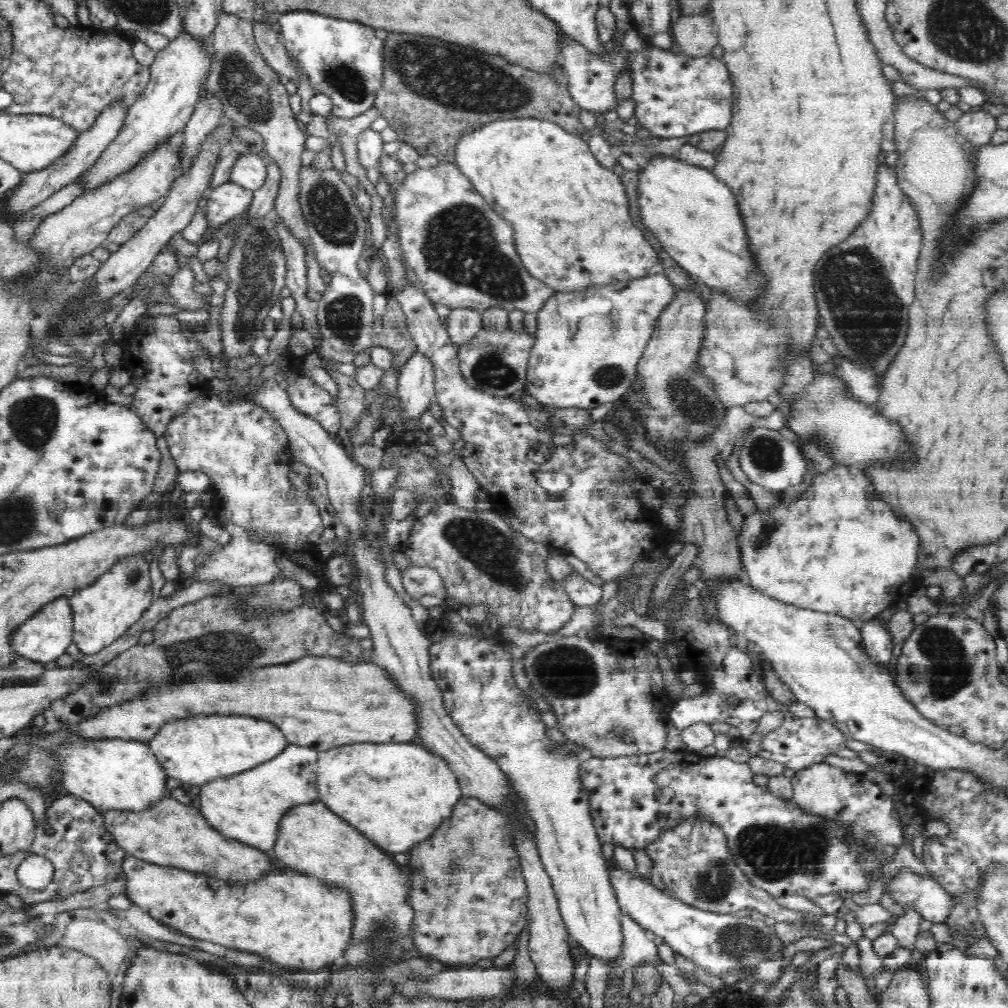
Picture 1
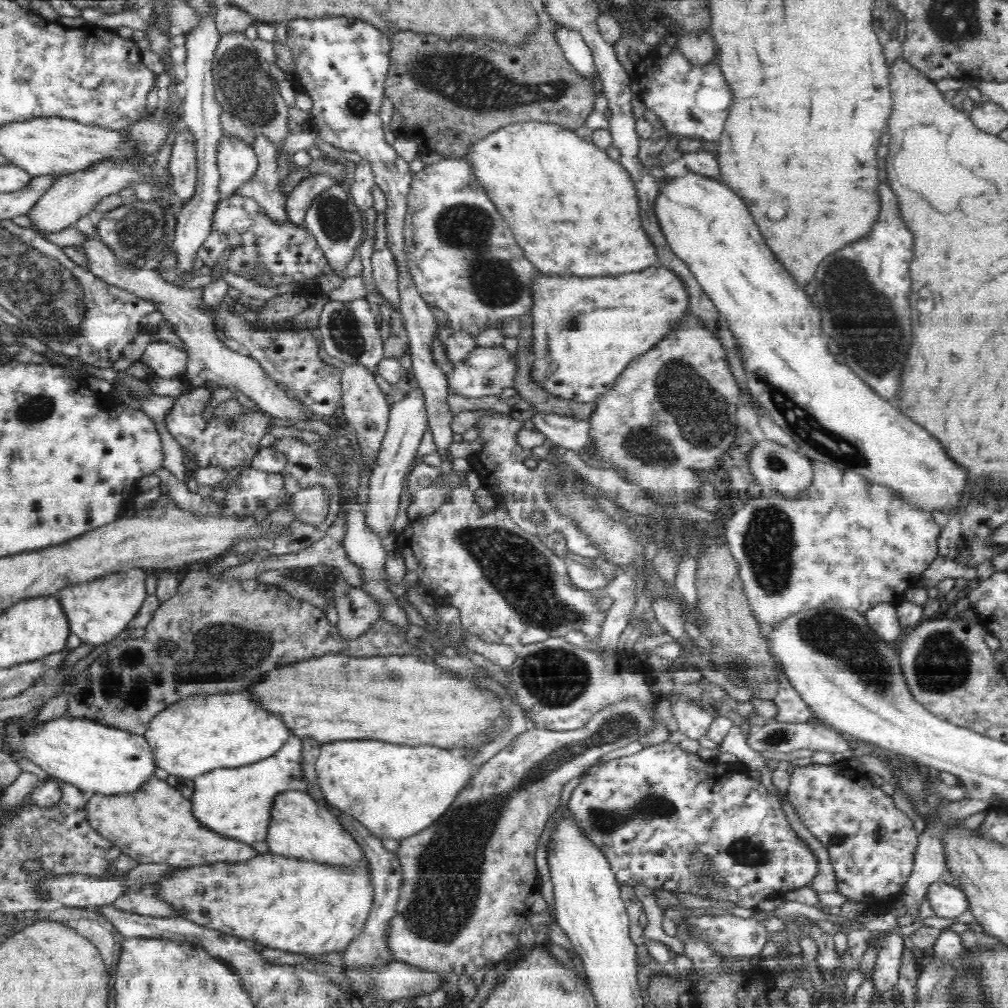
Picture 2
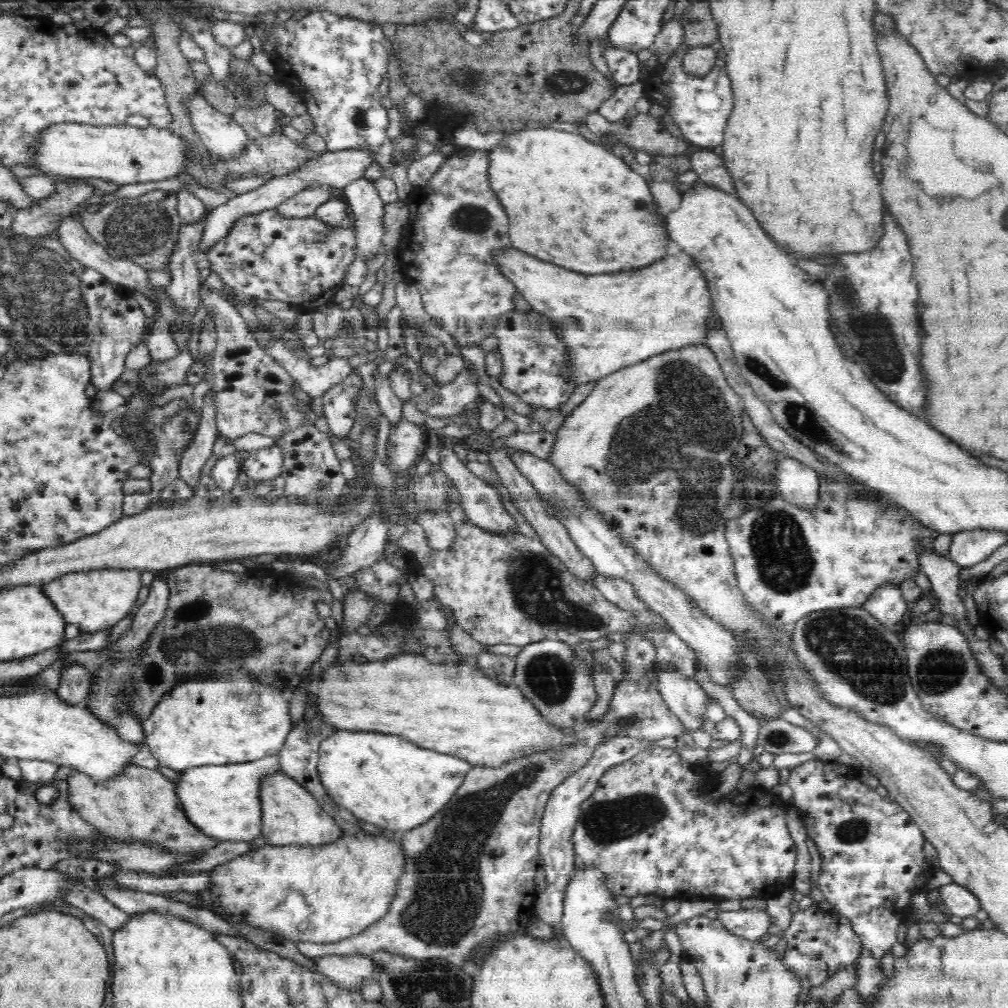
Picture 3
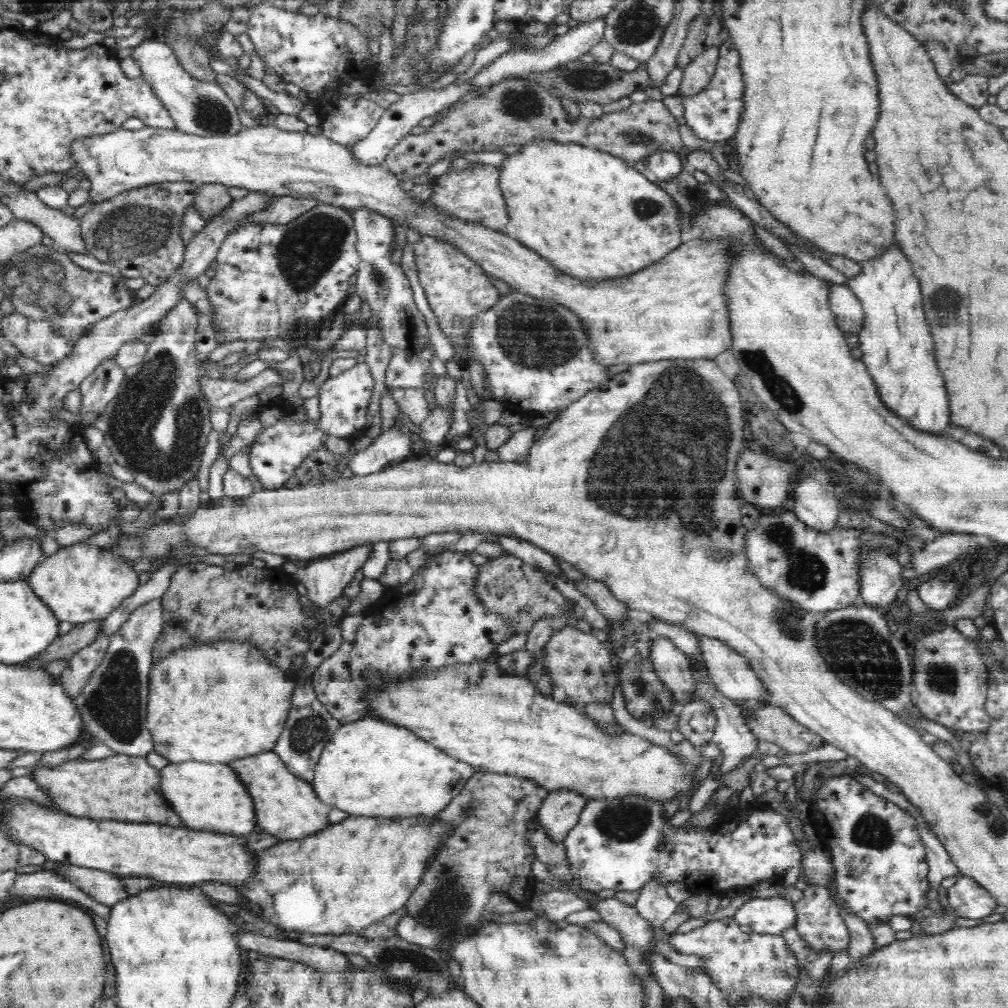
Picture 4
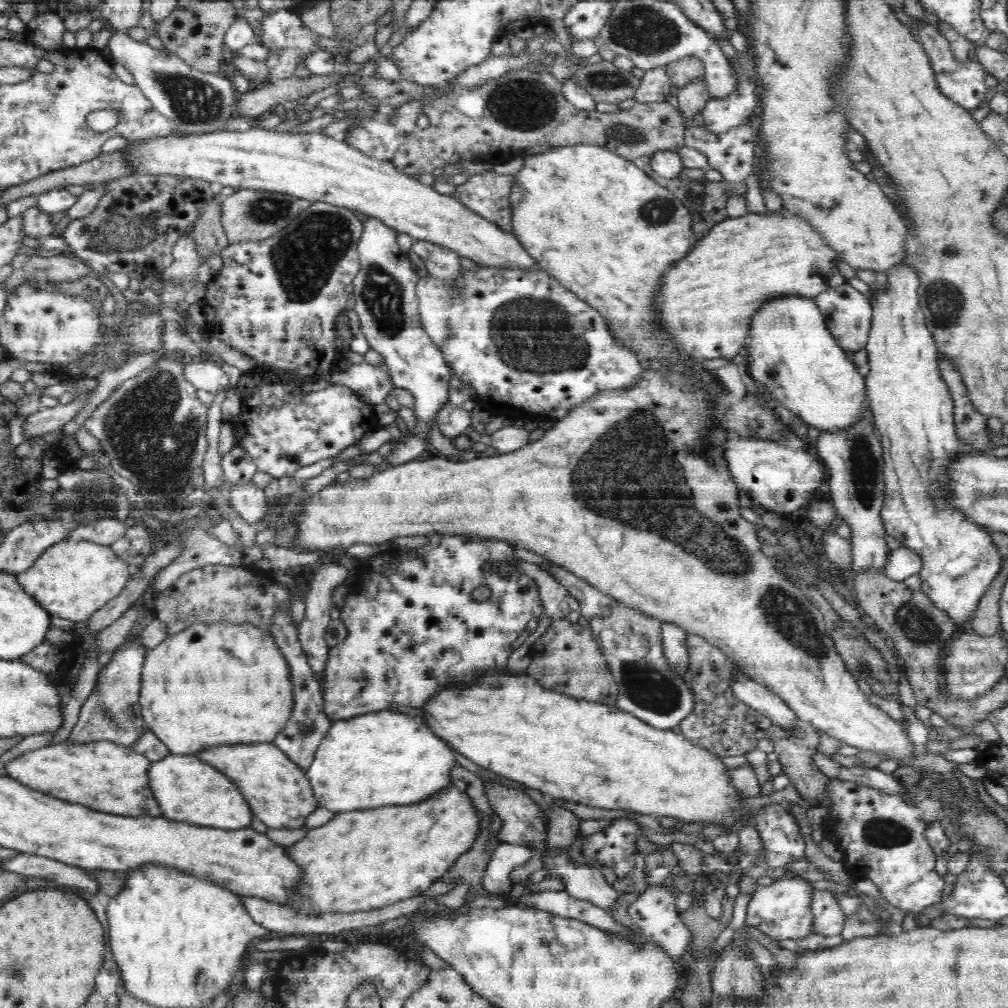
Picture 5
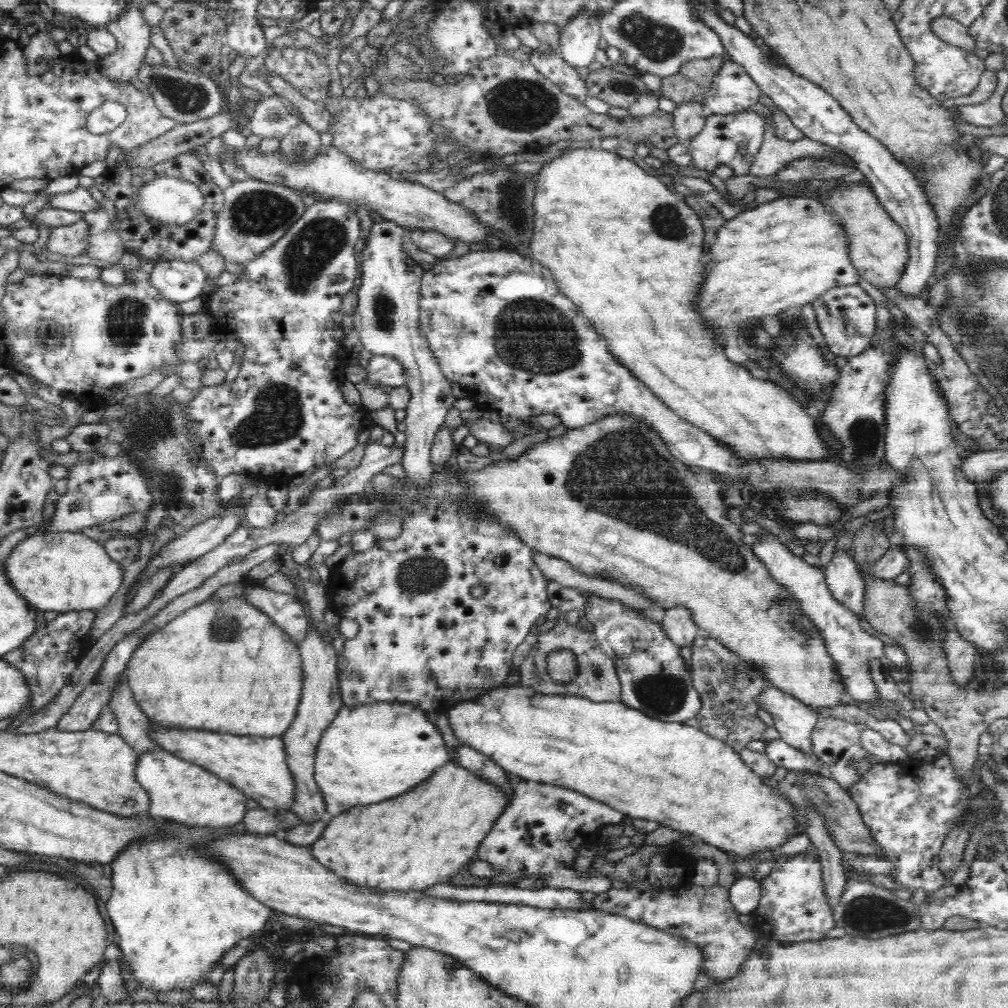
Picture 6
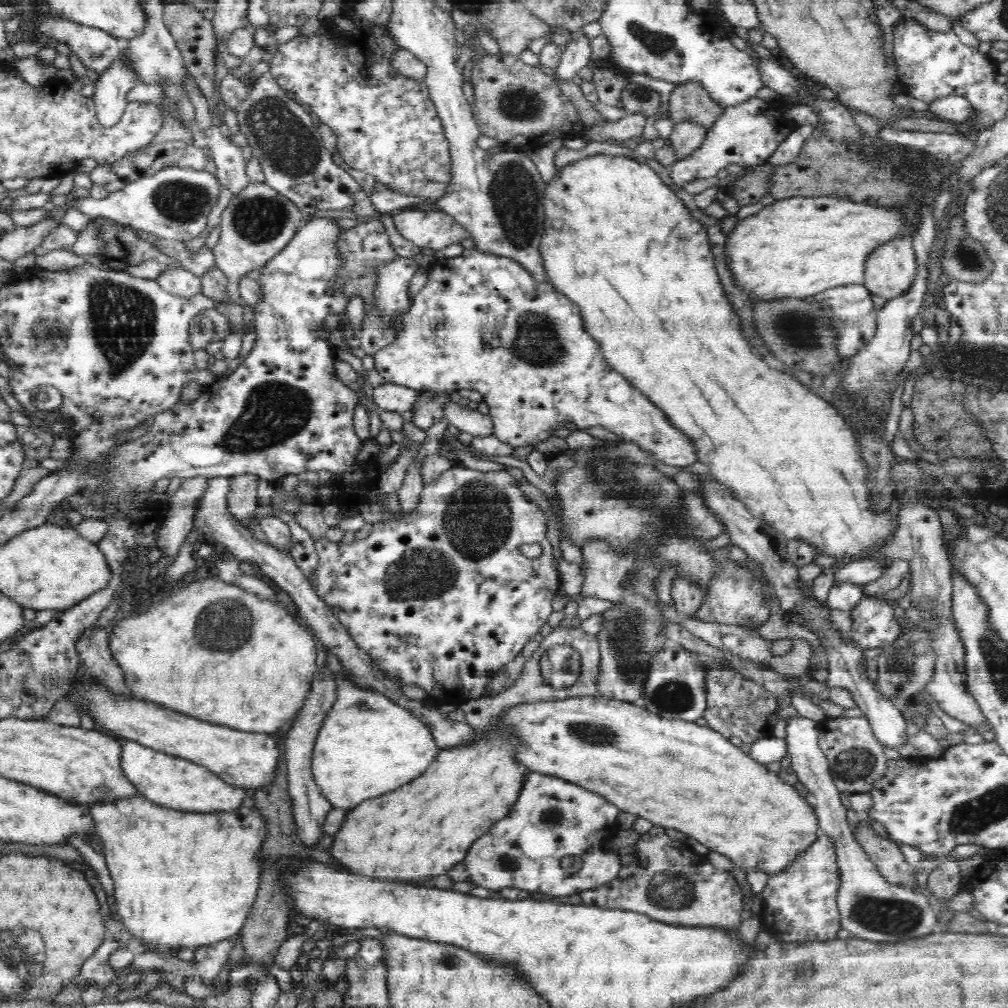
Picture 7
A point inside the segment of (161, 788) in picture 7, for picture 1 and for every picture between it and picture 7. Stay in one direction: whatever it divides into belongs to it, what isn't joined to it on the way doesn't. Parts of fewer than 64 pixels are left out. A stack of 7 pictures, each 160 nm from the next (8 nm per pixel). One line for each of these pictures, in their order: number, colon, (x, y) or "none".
1: (247, 808)
2: (237, 802)
3: (223, 800)
4: (210, 797)
5: (187, 789)
6: (179, 790)

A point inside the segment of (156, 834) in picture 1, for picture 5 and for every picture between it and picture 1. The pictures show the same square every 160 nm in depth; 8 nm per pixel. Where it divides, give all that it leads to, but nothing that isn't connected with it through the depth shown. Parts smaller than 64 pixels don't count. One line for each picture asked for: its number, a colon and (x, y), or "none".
2: (155, 824)
3: (140, 804)
4: (126, 788)
5: (104, 776)

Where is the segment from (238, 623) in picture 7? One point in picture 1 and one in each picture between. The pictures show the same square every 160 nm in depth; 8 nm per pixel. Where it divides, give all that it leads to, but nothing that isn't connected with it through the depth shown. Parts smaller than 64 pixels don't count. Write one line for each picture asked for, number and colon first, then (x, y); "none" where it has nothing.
1: (197, 749)
2: (202, 732)
3: (227, 718)
4: (216, 702)
5: (210, 684)
6: (224, 666)

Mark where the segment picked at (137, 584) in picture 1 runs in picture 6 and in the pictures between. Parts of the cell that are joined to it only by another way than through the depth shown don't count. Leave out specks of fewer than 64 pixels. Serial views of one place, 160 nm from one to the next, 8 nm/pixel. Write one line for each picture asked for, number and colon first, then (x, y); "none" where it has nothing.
2: (98, 611)
3: (95, 600)
4: (80, 583)
5: (72, 579)
6: (60, 571)

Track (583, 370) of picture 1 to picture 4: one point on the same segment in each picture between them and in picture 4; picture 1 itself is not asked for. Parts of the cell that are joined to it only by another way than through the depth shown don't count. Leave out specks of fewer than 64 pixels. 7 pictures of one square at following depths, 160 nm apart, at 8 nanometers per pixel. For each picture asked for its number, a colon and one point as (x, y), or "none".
2: (587, 330)
3: (608, 322)
4: (677, 309)

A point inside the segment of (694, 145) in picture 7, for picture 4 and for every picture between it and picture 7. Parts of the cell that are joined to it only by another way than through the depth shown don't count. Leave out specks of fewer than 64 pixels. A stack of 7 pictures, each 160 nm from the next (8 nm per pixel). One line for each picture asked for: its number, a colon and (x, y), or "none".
4: (697, 74)
5: (691, 99)
6: (689, 117)

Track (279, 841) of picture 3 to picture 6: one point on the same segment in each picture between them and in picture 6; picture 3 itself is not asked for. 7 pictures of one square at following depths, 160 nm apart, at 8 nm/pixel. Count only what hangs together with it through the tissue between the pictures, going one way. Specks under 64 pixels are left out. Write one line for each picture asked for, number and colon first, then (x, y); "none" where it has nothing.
4: (286, 806)
5: (279, 793)
6: (256, 765)

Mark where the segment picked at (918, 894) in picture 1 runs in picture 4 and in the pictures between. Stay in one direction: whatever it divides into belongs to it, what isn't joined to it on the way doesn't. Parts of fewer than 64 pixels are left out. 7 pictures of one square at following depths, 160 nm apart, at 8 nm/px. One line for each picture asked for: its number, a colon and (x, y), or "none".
2: (948, 902)
3: (956, 900)
4: (969, 900)

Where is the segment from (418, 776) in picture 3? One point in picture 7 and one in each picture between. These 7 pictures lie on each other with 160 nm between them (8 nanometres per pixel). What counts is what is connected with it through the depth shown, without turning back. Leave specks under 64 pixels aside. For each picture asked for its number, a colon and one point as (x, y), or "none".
4: (370, 767)
5: (375, 759)
6: (370, 752)
7: (368, 745)

